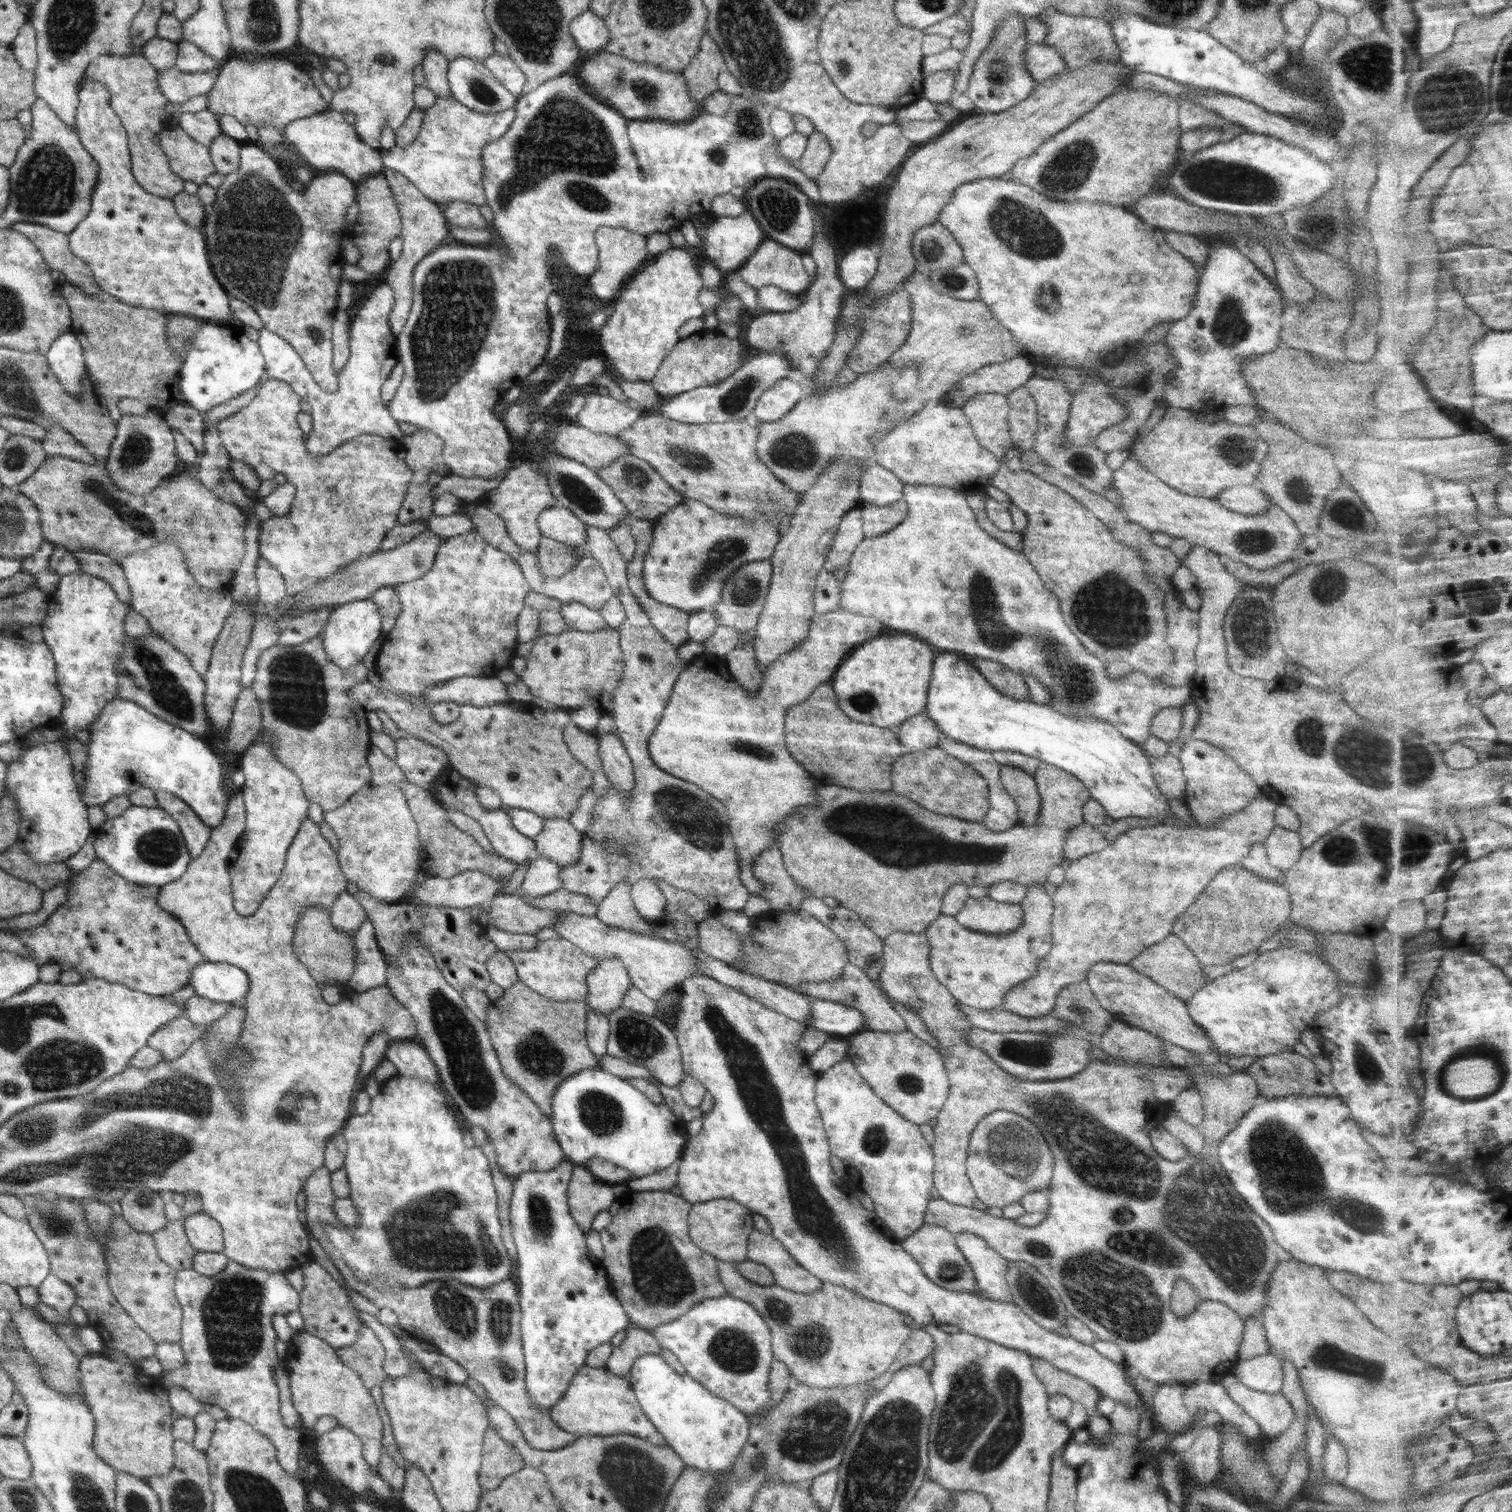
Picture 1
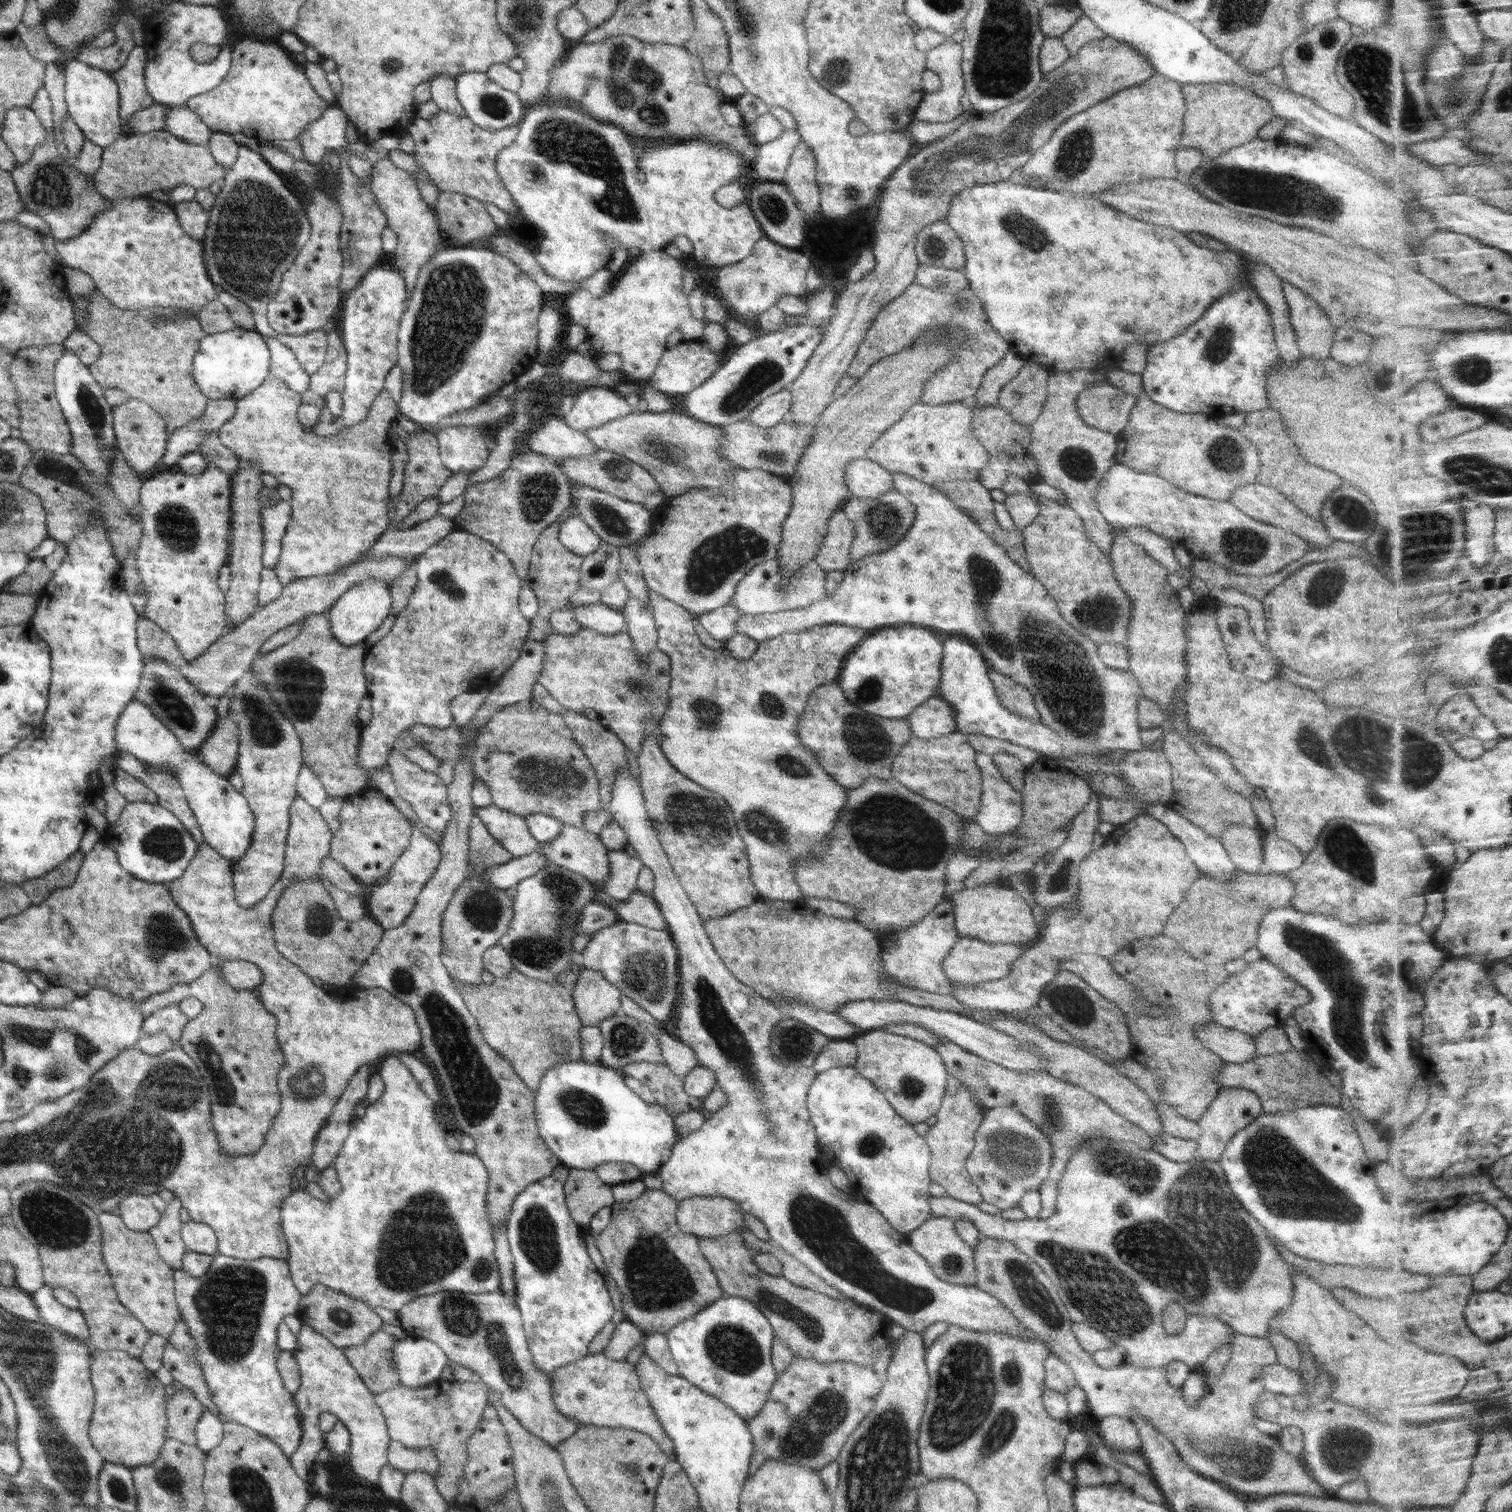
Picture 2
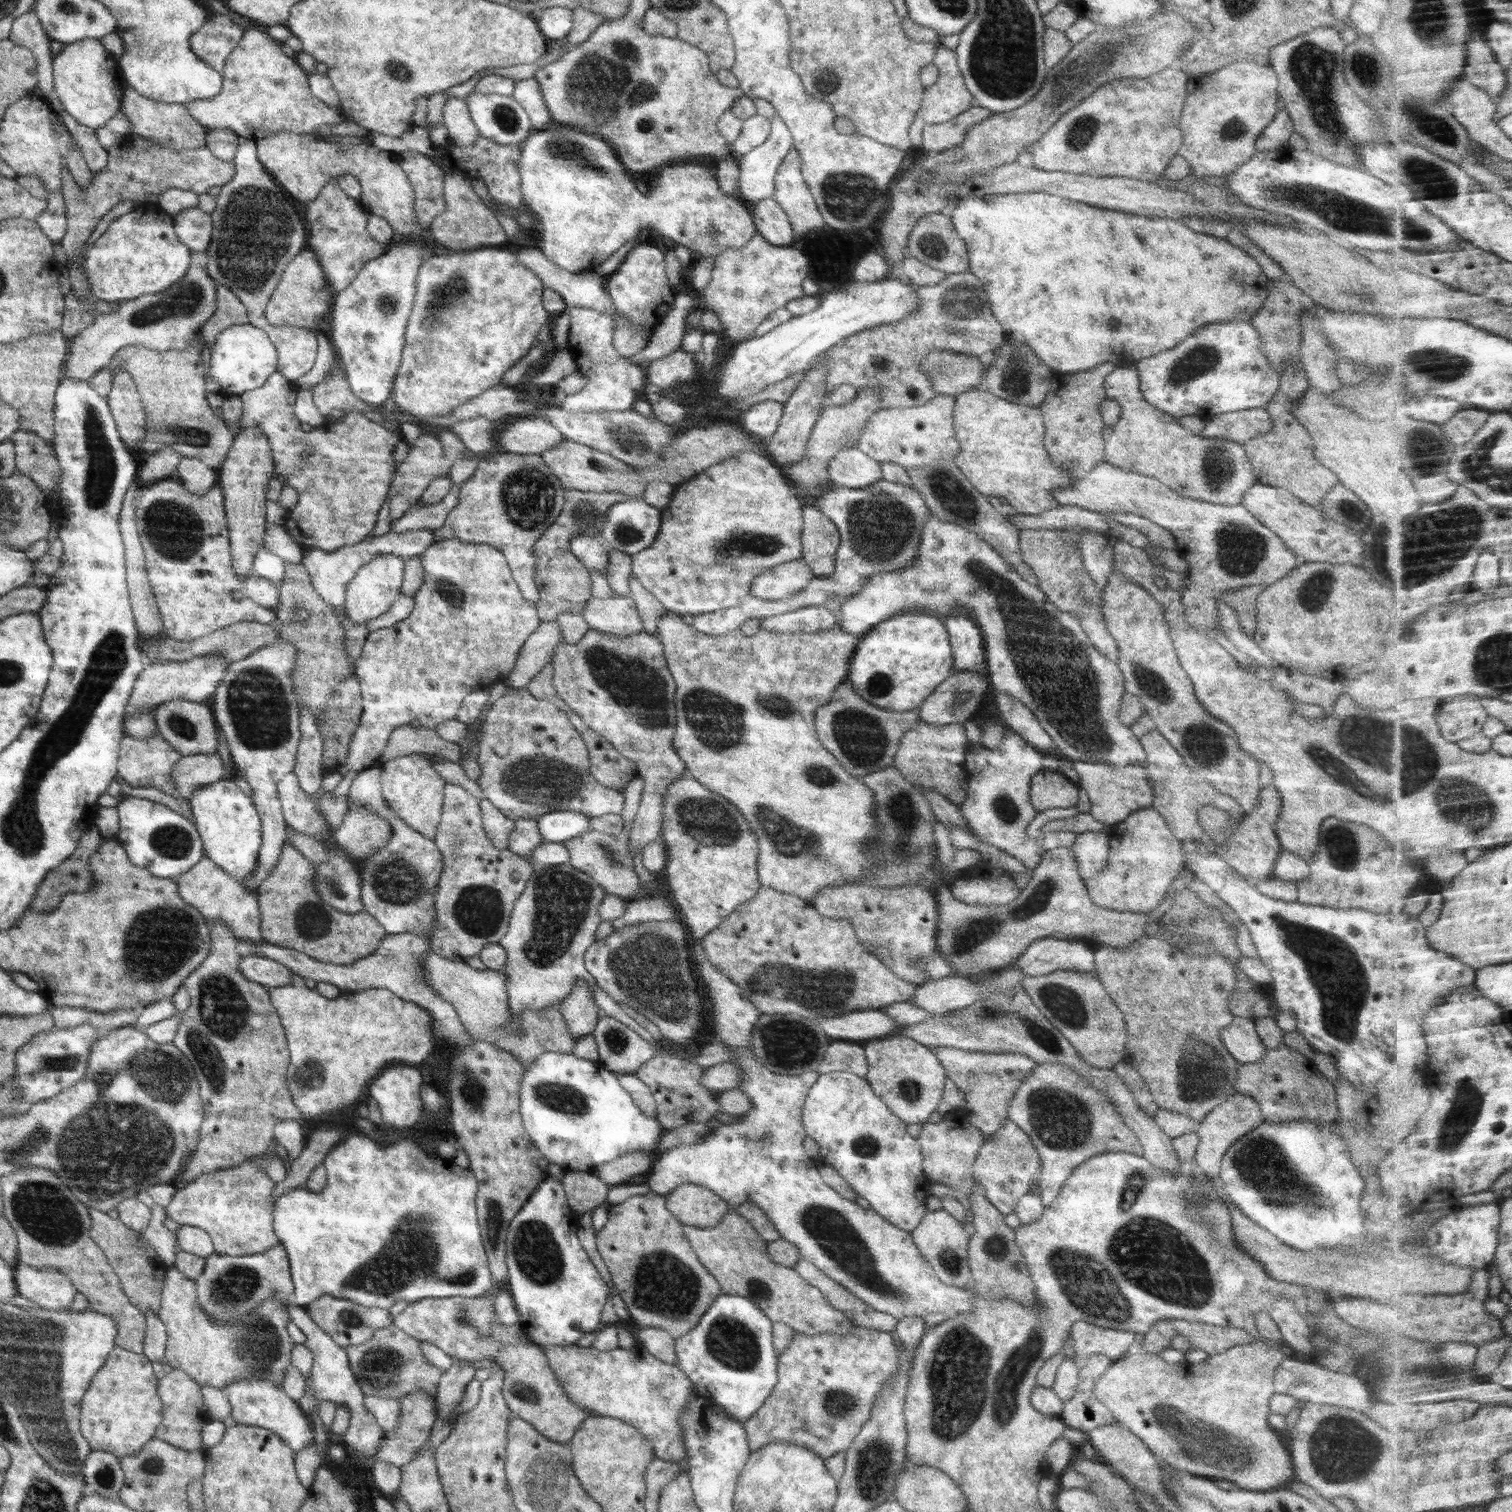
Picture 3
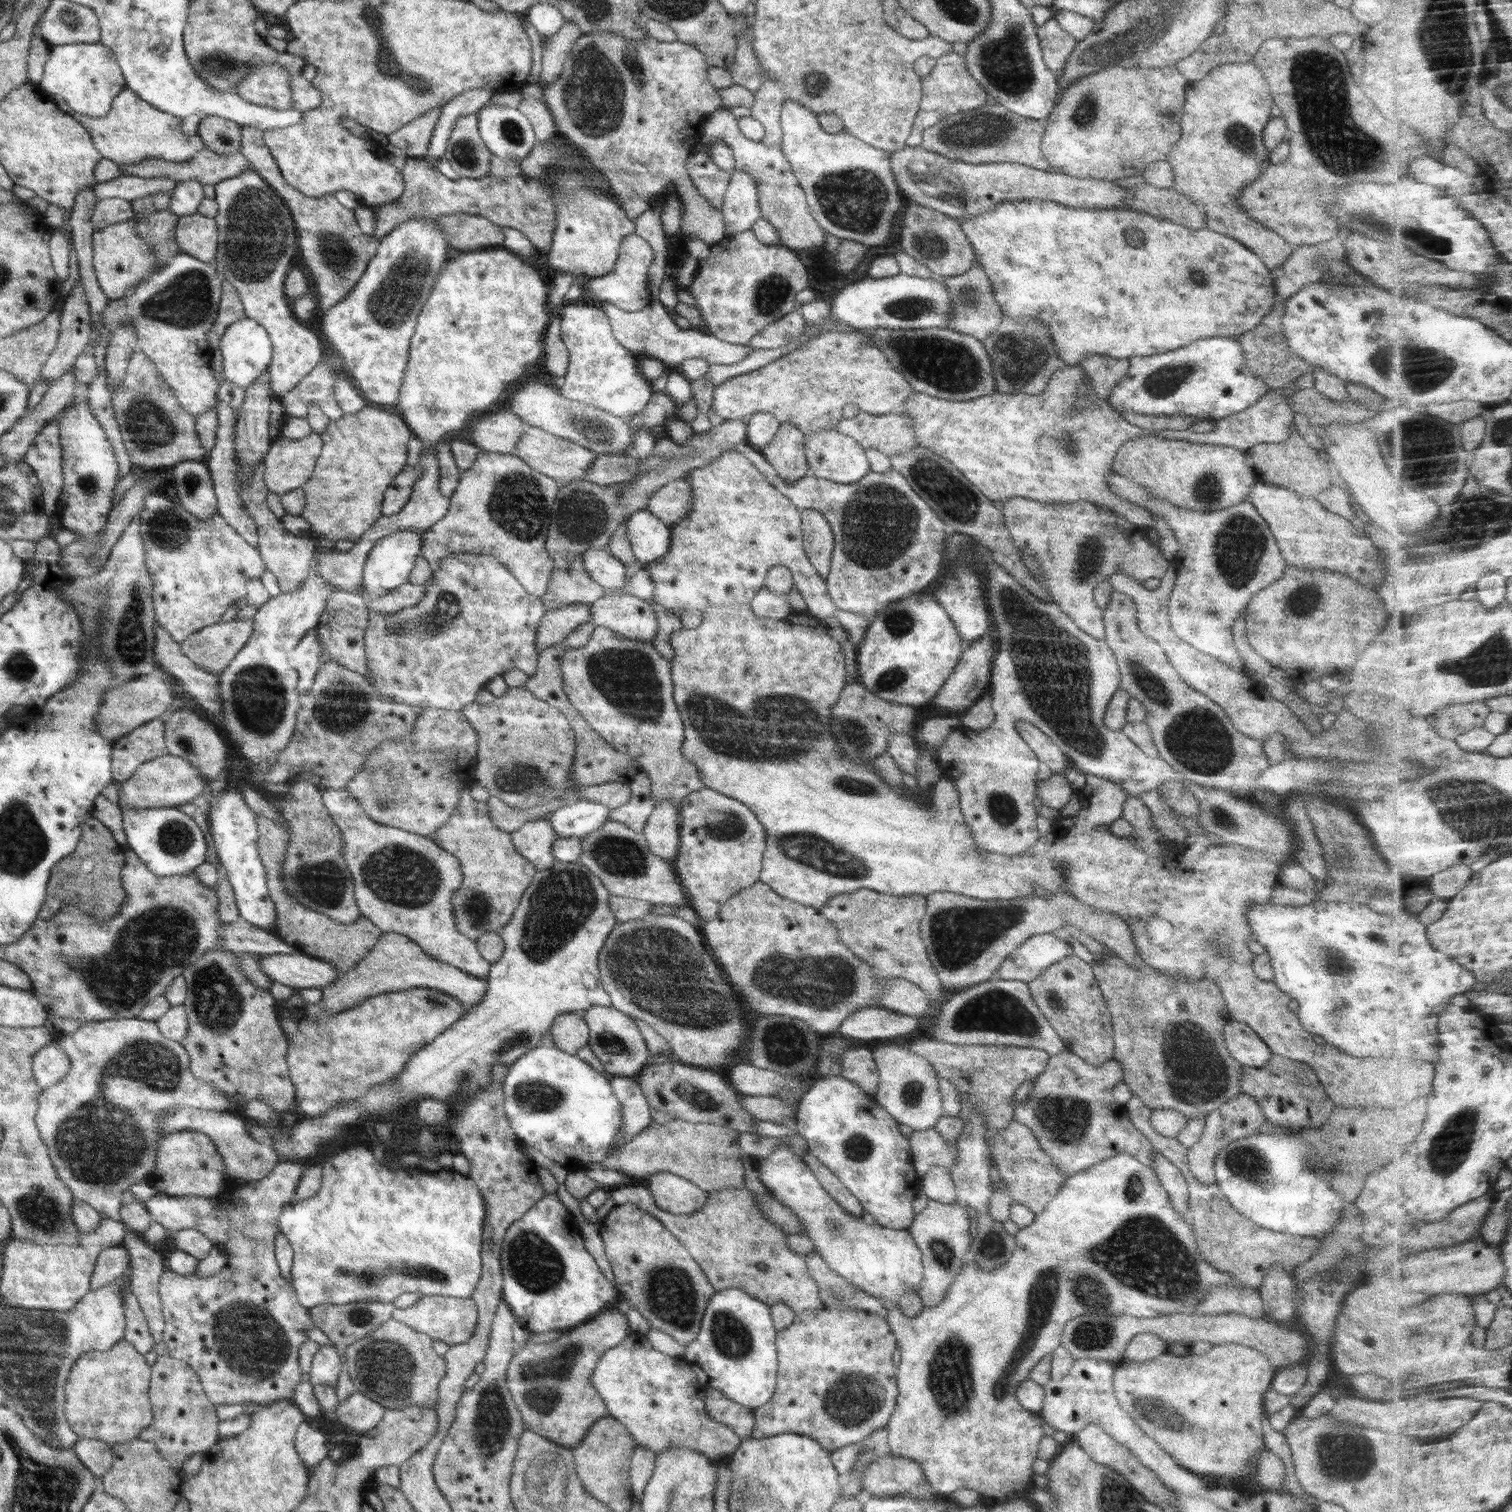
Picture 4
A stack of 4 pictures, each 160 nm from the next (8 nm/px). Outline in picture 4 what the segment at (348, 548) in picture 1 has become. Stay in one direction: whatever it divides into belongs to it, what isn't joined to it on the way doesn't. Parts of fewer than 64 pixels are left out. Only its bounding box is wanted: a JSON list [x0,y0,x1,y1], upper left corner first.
[300,403,411,542]

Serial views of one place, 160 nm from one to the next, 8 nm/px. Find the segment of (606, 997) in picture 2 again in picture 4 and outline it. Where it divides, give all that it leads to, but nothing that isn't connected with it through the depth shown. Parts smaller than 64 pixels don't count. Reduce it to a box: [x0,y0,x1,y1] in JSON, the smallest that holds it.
[550,1012,589,1056]

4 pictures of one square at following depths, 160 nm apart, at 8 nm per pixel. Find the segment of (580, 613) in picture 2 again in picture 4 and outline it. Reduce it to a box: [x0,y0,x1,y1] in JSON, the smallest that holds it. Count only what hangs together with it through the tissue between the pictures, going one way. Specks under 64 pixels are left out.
[589,592,658,641]

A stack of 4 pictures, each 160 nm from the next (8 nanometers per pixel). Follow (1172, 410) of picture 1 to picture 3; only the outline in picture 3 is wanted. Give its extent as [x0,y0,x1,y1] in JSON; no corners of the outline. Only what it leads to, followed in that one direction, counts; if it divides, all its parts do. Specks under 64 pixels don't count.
[1104,364,1256,506]

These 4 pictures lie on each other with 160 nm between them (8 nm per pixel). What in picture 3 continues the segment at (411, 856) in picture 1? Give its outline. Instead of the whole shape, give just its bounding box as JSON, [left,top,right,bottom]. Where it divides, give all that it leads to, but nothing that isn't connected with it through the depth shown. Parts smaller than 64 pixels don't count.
[333,808,392,864]

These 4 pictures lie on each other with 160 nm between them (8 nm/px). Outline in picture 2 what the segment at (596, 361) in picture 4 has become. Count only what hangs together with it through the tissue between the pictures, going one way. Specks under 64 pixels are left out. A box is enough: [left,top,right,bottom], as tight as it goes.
[561,249,705,433]

